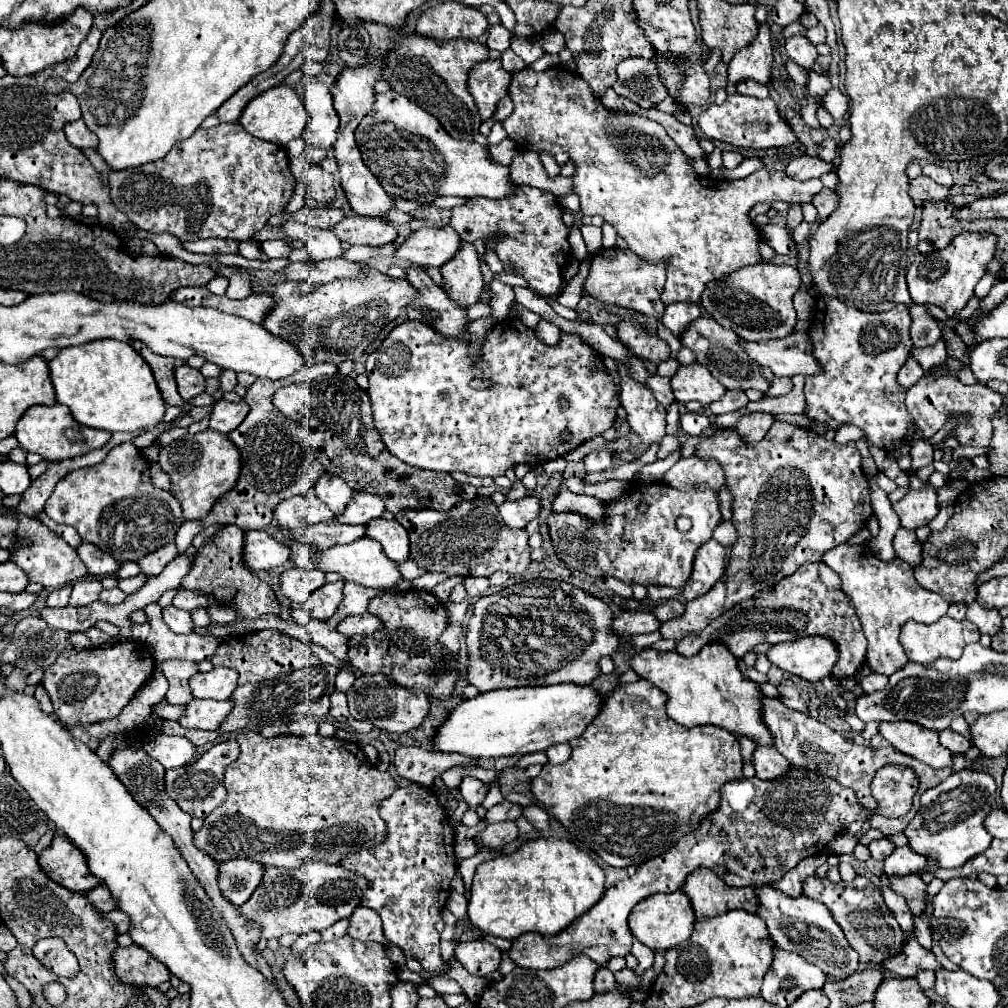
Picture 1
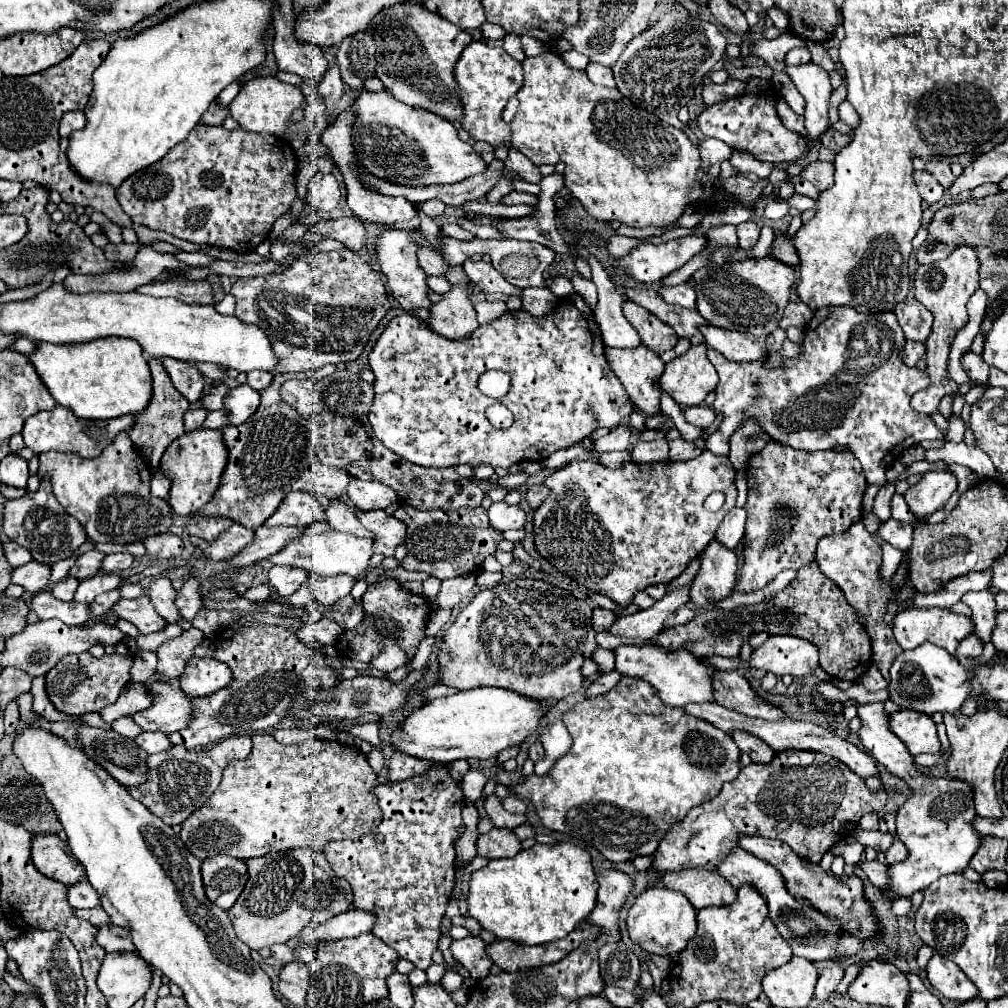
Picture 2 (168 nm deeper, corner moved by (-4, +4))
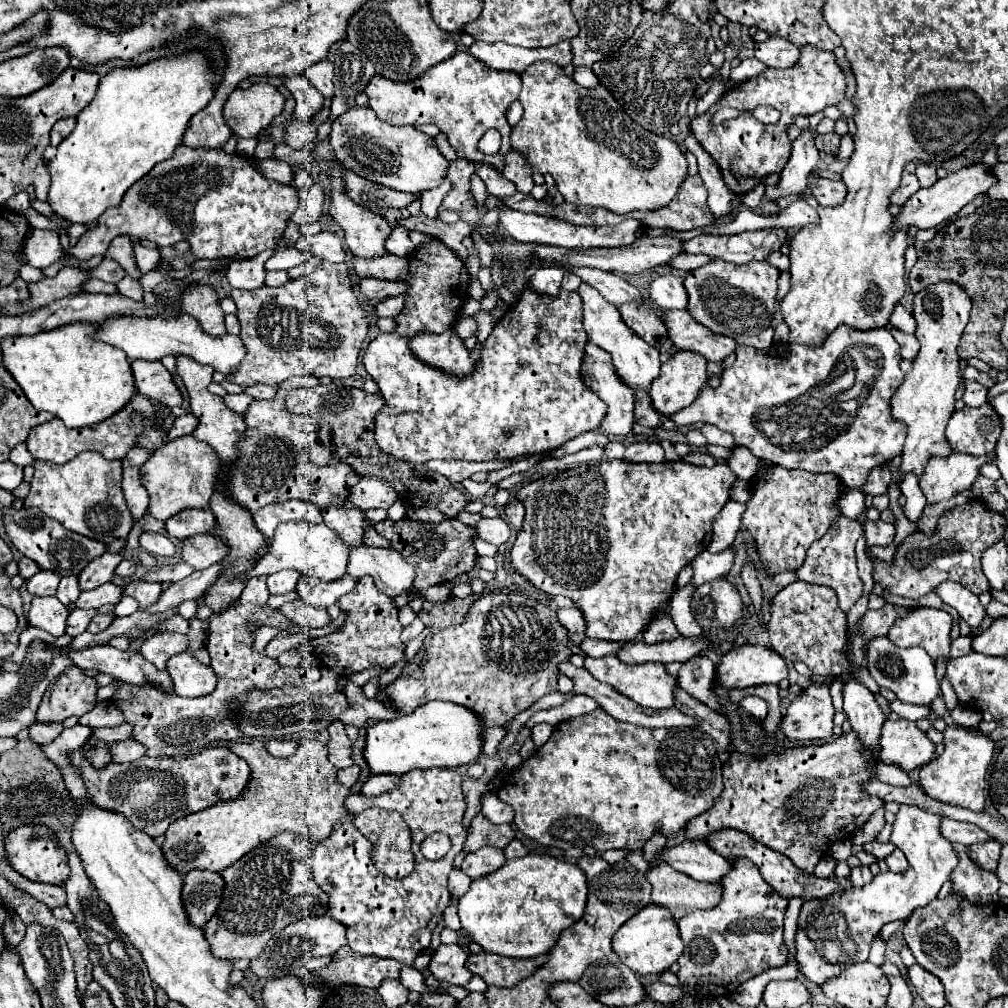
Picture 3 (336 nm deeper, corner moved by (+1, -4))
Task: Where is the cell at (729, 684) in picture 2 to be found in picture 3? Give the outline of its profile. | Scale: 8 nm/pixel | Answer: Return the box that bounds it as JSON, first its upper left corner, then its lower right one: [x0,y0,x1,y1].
[678,655,718,709]

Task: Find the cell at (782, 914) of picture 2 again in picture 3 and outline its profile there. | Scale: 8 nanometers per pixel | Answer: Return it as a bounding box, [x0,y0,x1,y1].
[652,841,730,881]

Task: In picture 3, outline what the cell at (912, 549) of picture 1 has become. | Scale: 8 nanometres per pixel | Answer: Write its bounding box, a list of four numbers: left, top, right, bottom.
[864,519,894,545]

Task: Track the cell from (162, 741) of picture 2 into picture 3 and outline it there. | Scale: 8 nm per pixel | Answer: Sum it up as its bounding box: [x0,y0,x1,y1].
[108,741,146,763]

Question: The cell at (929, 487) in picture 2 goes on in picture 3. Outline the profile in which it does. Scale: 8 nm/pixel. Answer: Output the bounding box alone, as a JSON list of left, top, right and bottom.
[920,451,994,503]

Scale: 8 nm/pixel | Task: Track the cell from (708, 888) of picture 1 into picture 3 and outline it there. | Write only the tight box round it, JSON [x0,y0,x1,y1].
[648,865,722,919]

